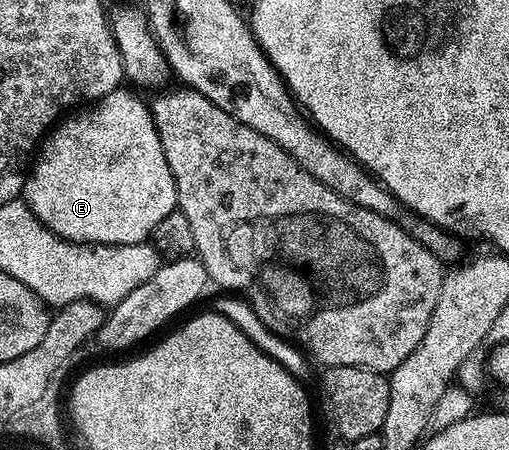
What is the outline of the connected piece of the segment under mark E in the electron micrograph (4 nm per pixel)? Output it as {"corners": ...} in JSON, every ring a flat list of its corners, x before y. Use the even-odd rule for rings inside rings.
{"corners":[[122,86,116,88,111,94,107,94,102,100,94,100,88,106,66,115,42,139,31,163,27,169,25,178,25,191,23,199,25,205,43,222,56,236,62,236,65,240,74,240,77,244,144,244,152,237,163,218,177,208,177,191,175,190,175,178,171,174,171,166,167,166,167,158,163,154,163,142,159,142,157,127,153,121,153,114,148,103,145,104,136,96,136,91]]}

